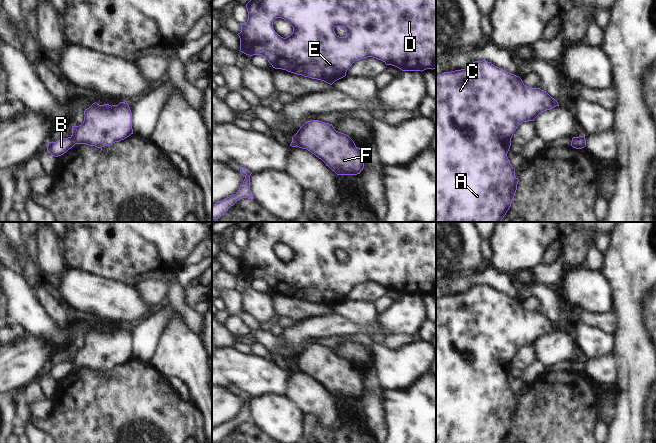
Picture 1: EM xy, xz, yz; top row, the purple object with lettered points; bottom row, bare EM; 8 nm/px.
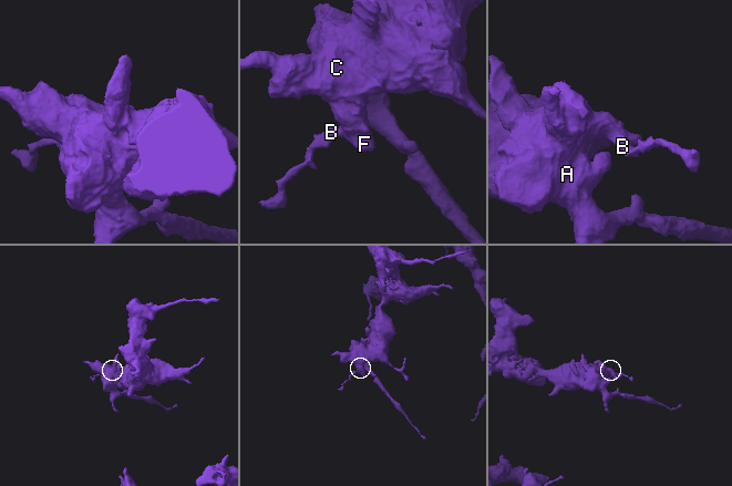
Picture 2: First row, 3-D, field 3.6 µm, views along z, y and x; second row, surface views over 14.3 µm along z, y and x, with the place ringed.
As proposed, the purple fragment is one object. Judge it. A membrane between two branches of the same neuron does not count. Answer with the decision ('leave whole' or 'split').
split

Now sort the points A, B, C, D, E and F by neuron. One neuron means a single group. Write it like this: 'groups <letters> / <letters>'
groups A C D E F / B

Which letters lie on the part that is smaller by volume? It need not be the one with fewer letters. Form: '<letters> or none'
B

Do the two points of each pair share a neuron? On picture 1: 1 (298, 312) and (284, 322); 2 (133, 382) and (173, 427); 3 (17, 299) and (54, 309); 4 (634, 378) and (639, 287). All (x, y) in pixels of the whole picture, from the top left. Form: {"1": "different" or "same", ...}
{"1": "different", "2": "same", "3": "different", "4": "same"}

